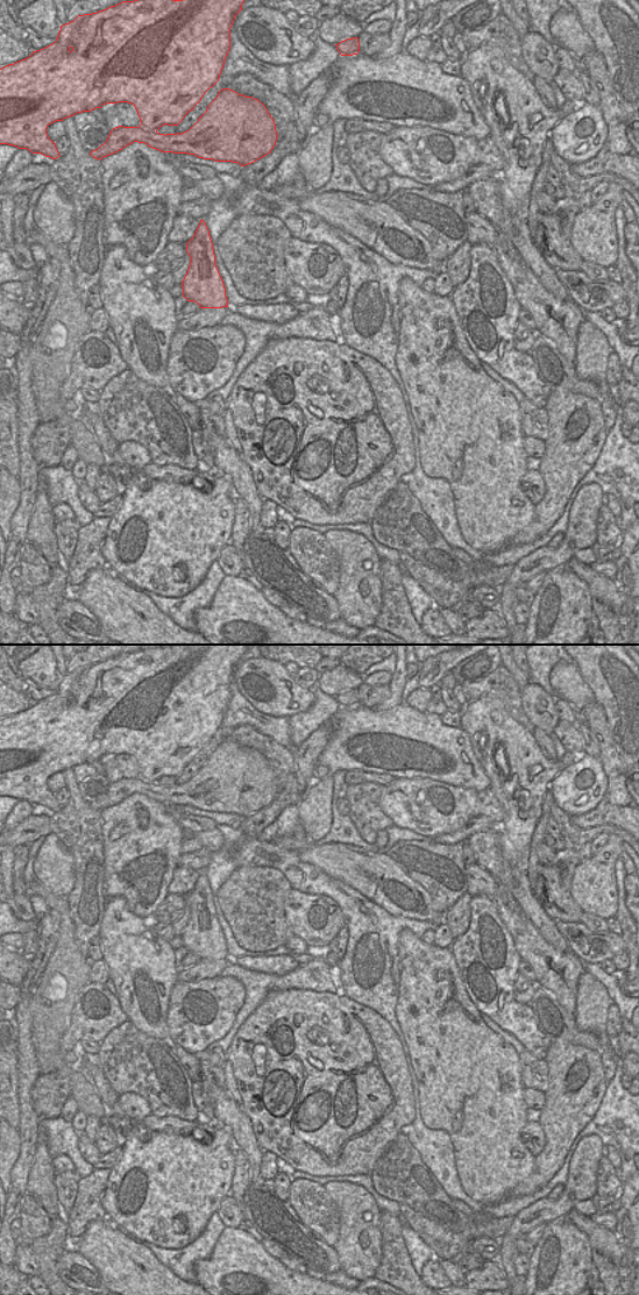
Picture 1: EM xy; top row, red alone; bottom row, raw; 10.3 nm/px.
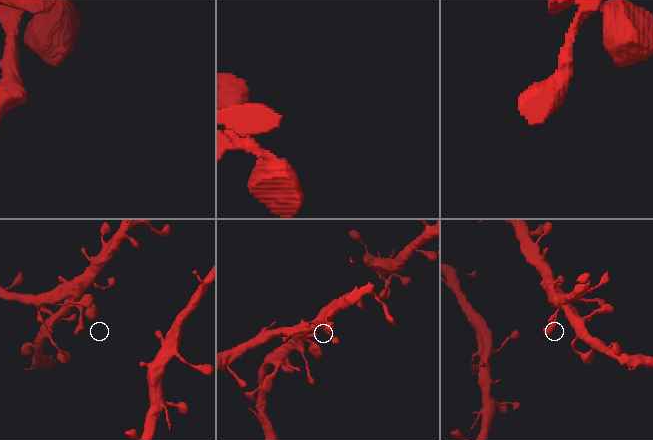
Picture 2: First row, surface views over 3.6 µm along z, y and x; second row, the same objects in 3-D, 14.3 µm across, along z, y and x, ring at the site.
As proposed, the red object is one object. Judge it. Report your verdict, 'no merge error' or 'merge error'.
no merge error

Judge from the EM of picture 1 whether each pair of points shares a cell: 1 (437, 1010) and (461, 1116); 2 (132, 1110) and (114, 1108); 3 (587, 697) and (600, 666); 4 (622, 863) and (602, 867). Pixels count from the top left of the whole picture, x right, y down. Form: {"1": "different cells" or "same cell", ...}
{"1": "same cell", "2": "different cells", "3": "different cells", "4": "different cells"}

